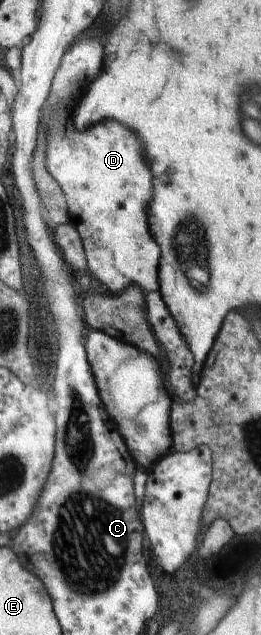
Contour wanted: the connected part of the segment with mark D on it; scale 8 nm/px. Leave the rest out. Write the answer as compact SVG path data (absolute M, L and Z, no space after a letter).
M95 32L94 34L86 33L82 39L75 41L65 50L60 59L60 67L53 76L40 117L39 128L43 129L45 135L44 163L49 175L64 195L68 221L77 230L86 259L86 268L93 283L105 285L111 294L119 294L130 286L141 289L143 293L157 292L157 268L161 259L161 249L153 241L146 222L147 203L153 179L142 158L142 145L132 131L113 120L104 120L82 132L75 131L72 124L70 113L77 103L71 105L71 101L80 101L88 85L101 73L101 62L104 61L102 36Z

